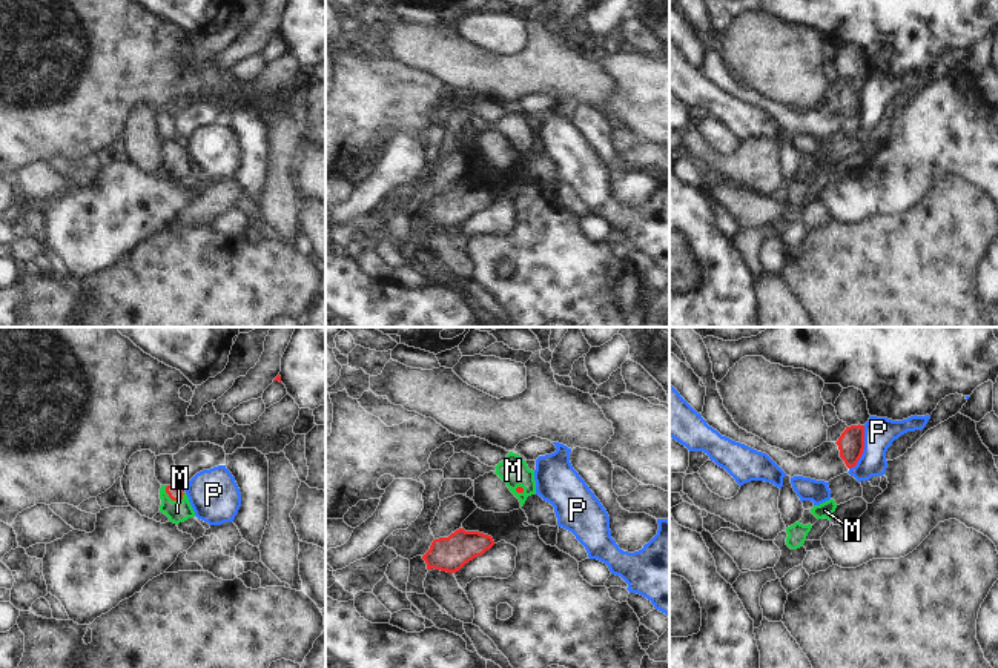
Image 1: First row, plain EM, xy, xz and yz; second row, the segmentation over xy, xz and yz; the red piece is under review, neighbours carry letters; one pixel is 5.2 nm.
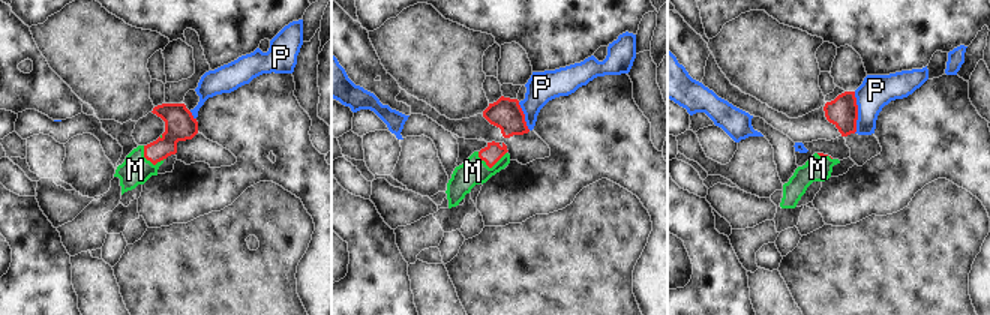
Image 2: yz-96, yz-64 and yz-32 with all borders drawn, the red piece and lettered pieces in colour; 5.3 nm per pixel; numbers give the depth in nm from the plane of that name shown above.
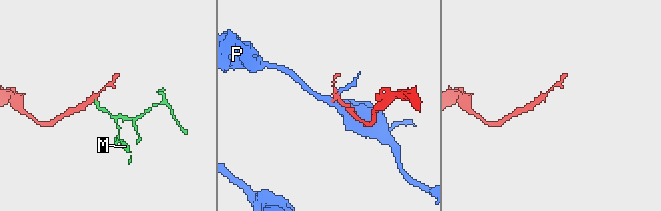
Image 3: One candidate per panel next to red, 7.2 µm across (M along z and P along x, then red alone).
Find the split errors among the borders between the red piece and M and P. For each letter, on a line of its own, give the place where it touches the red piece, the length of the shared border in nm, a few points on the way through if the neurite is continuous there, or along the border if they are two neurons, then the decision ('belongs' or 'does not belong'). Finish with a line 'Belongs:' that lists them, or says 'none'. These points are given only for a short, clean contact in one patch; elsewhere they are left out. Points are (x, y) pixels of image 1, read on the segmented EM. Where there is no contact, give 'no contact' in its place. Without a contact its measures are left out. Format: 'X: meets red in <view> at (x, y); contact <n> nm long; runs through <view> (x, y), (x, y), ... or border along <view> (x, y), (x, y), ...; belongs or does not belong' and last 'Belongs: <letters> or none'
M: meets red in xy at (171, 498); contact 120 nm long; runs through xy (174, 493), (171, 498), (177, 512); belongs
P: meets red in yz at (863, 449); contact 240 nm long; border along yz (865, 426), (863, 453), (849, 469); does not belong
Belongs: M

